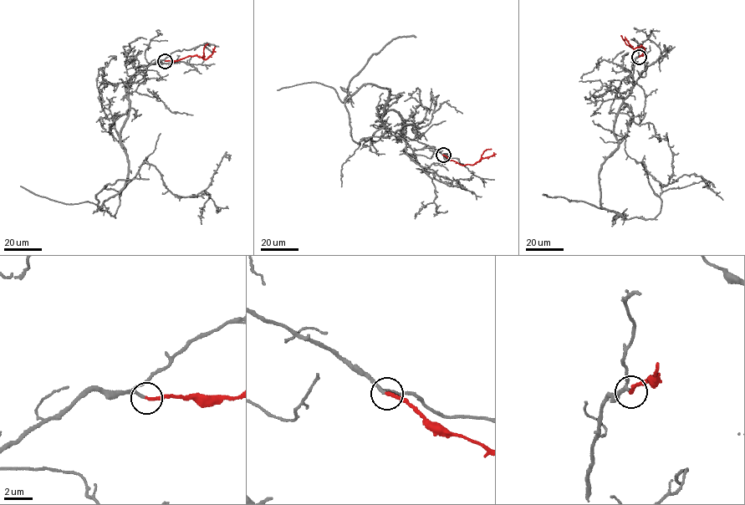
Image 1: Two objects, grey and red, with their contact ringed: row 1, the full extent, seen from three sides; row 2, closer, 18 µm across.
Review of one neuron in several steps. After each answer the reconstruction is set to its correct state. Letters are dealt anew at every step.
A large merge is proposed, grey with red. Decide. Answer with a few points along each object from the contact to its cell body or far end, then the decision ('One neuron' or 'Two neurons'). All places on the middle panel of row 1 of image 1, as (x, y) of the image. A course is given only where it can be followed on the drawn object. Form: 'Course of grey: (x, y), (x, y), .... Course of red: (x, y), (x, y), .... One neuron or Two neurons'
Course of grey: (442, 155), (402, 135), (385, 88), (344, 103), (354, 141), (400, 136), (432, 179), (415, 218). Course of red: (443, 155), (463, 165), (473, 165), (479, 161), (485, 150), (491, 149). One neuron

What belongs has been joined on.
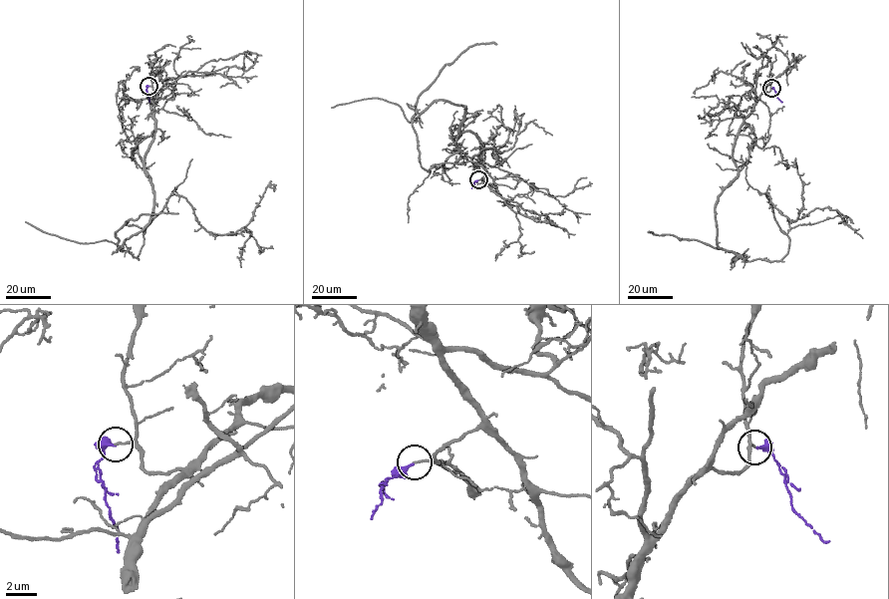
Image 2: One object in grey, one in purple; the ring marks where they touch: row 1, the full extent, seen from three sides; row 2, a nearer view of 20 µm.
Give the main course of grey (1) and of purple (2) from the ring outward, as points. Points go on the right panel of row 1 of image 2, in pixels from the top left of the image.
1: (771, 88), (736, 140), (717, 243), (781, 260), (788, 237), (765, 192), (790, 220), (827, 207), (863, 238)
2: (771, 88), (782, 102)

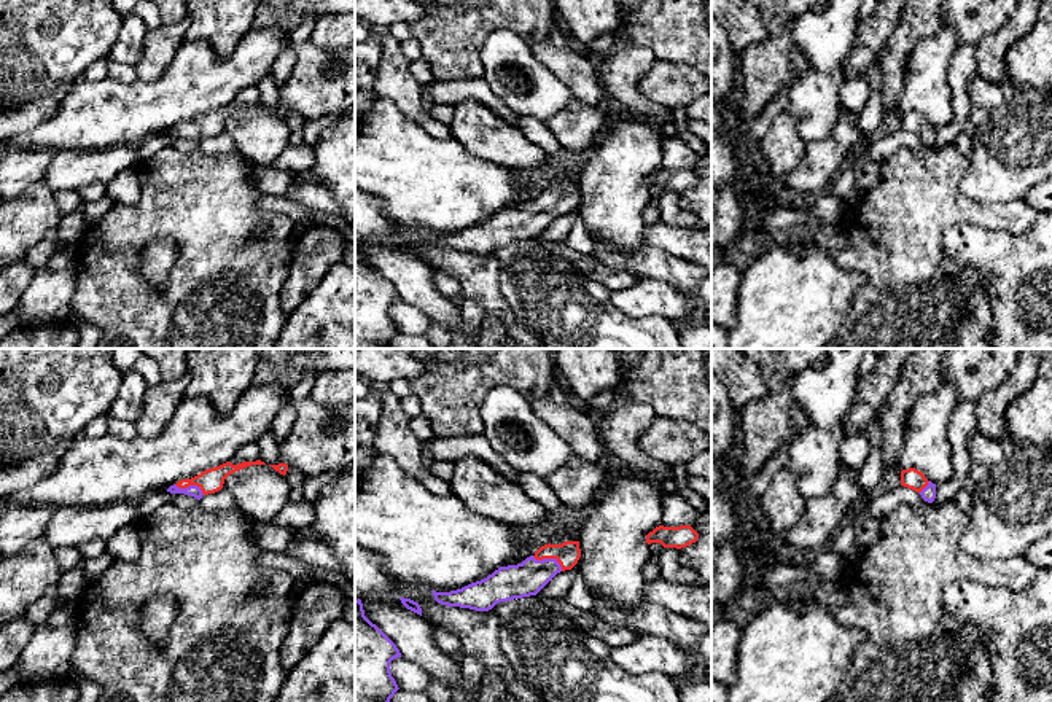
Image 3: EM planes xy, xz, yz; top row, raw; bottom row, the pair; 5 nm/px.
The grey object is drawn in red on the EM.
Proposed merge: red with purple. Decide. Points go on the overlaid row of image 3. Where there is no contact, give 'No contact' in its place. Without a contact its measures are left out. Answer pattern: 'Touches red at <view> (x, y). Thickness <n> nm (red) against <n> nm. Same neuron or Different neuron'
Touches red at xz (549, 557). Thickness 120 nm (red) against 180 nm. Same neuron

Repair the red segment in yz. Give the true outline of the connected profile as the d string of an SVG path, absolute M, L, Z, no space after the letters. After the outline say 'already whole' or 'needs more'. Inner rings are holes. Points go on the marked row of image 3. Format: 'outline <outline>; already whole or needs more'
outline M915 468L901 471L901 486L918 492L928 503L933 503L936 498L936 484L928 481L925 474Z; needs more

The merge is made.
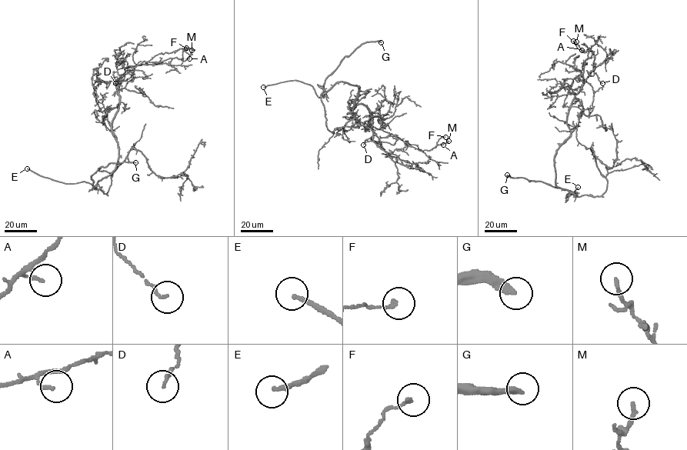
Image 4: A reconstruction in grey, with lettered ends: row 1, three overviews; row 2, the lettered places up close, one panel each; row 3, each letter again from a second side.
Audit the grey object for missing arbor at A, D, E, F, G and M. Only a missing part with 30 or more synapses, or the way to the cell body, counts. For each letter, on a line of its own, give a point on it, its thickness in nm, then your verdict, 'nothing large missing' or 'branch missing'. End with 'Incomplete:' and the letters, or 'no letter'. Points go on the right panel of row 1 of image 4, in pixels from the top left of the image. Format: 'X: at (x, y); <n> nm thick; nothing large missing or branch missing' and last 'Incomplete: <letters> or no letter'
A: at (581, 50); 120 nm thick; nothing large missing
D: at (602, 83); 120 nm thick; nothing large missing
E: at (578, 187); 200 nm thick; branch missing
F: at (573, 41); 130 nm thick; nothing large missing
G: at (507, 174); 320 nm thick; branch missing
M: at (576, 41); 170 nm thick; nothing large missing
Incomplete: E, G

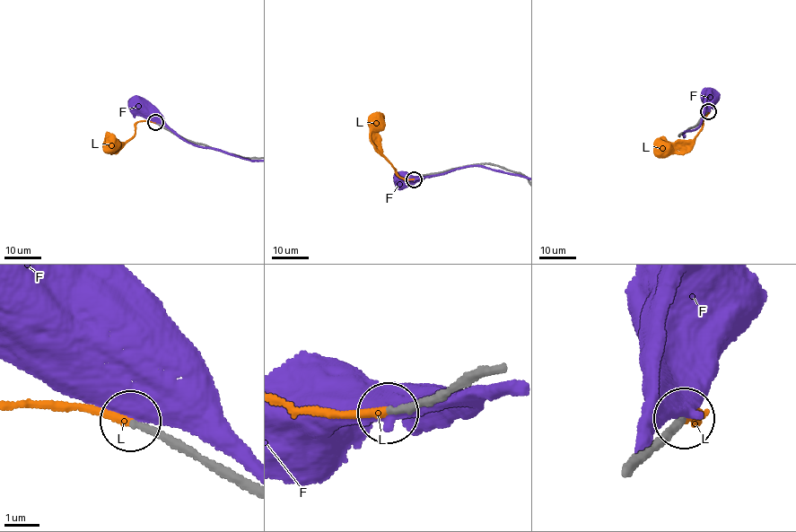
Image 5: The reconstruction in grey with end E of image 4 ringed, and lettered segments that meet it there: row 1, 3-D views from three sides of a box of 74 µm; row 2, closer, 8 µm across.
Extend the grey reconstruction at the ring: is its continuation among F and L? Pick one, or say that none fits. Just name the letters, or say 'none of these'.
L

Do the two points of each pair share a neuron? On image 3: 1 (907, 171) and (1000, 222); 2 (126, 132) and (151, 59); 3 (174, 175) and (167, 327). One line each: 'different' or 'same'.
1: same
2: different
3: same

